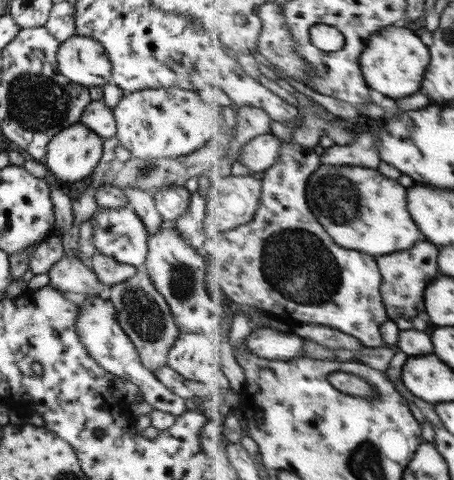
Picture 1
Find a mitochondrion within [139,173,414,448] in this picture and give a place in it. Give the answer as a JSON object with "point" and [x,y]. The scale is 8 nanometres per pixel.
{"point":[296,262]}

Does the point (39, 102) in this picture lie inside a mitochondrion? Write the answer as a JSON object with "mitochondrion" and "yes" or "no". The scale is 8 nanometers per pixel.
{"mitochondrion":"yes"}

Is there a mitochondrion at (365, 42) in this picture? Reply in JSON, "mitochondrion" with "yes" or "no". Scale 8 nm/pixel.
{"mitochondrion":"no"}

